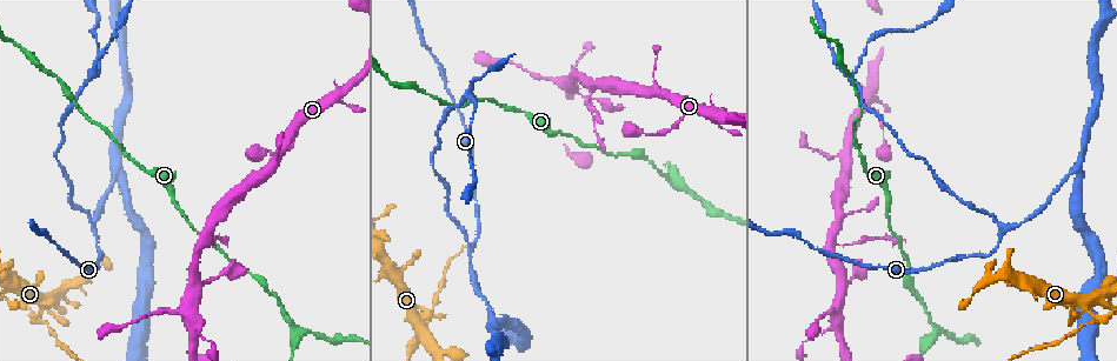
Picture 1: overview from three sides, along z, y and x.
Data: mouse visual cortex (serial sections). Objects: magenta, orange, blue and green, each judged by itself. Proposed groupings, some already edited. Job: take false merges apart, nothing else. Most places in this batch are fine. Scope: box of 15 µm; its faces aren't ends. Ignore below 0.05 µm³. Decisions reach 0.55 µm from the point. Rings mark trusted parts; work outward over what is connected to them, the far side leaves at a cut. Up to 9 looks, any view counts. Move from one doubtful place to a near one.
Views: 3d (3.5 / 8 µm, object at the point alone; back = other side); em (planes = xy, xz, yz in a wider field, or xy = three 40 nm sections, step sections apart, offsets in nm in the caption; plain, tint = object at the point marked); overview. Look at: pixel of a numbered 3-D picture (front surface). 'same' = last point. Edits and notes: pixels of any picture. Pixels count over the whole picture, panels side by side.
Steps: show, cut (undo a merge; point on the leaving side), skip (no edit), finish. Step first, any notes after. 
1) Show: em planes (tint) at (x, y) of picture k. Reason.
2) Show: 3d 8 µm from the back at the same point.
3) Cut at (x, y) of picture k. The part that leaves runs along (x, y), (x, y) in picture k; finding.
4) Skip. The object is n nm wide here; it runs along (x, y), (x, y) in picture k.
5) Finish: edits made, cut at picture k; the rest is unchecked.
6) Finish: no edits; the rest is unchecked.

Show: 3d 8 µm at (93, 230) of picture 1. Branch point.

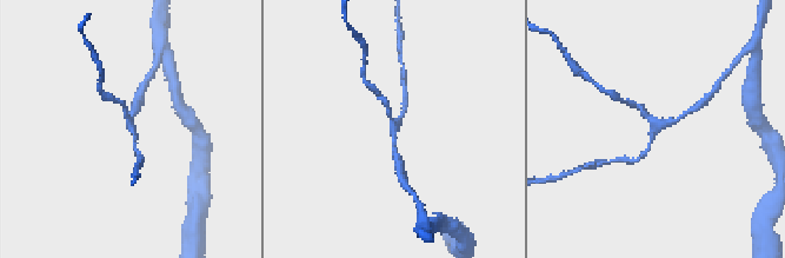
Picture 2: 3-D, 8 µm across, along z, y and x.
Show: 3d 3.5 µm at (657, 131) of picture 2.

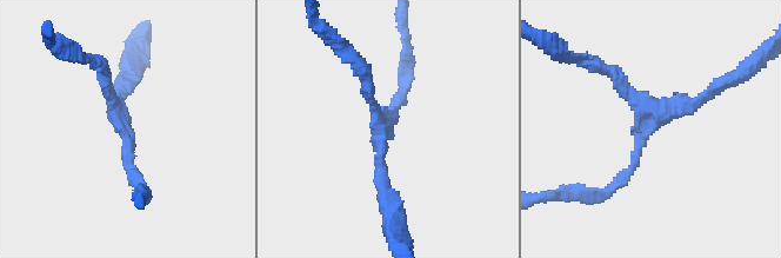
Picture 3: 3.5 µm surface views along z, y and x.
Skip. The arms are 150, 150, 200 nm wide; it runs along (614, 187), (651, 123), (716, 86) in picture 3; all the same cell.

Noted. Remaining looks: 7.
Show: 3d 3.5 µm at (417, 341) of picture 1. Three arms meet.

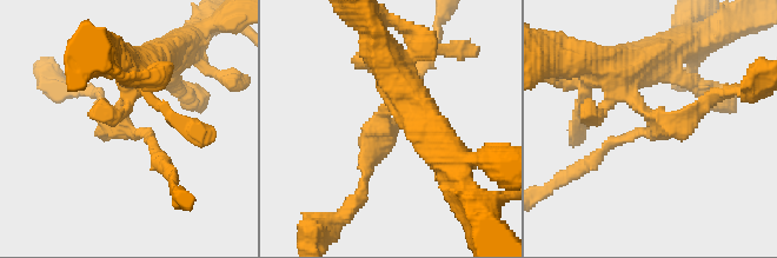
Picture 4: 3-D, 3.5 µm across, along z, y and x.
Show: em xy step 1 (tint) at (123, 121) of picture 4. 3 arms meet here; the arms are 150, 150, 450 nm wide; shape alone is not enough.

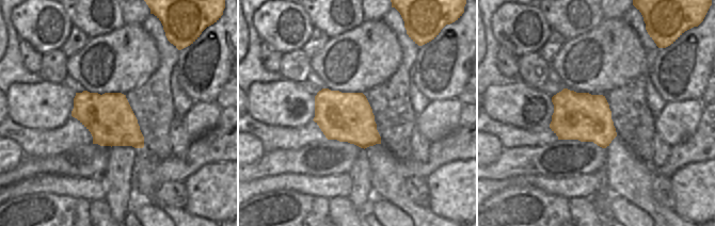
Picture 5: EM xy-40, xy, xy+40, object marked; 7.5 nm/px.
Show: em xy step 5 (tint) at the same point. Another direction.

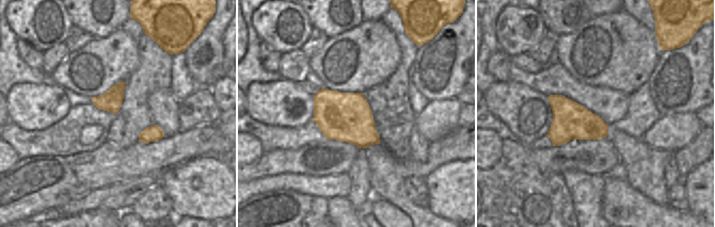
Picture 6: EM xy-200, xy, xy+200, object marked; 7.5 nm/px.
Cut at (612, 140) of picture 4. Two cells meet here.

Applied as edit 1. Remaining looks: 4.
Show: overview. Redraw.

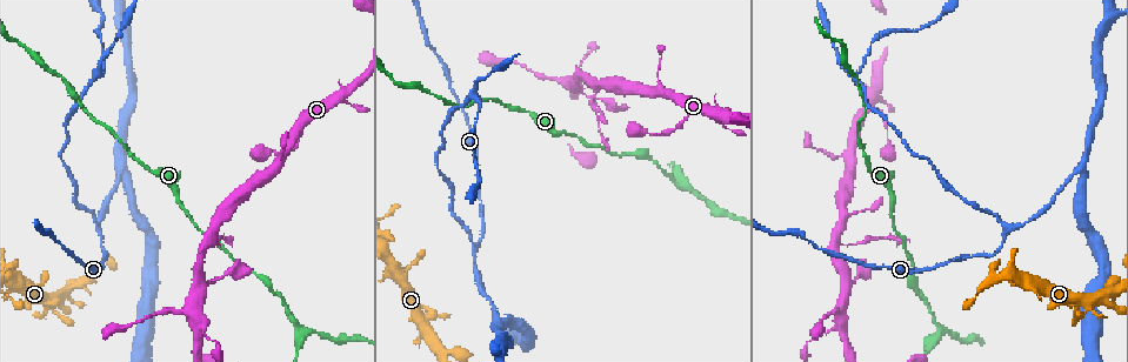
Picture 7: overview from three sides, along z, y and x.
Show: 3d 8 µm at (671, 177) of picture 7. Arms part here.

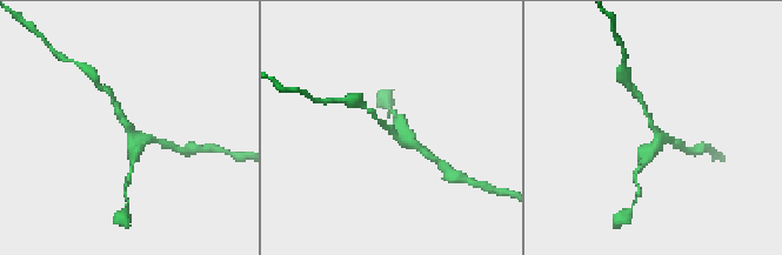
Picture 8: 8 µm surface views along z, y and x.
Show: 3d 3.5 µm at (389, 133) of picture 8.

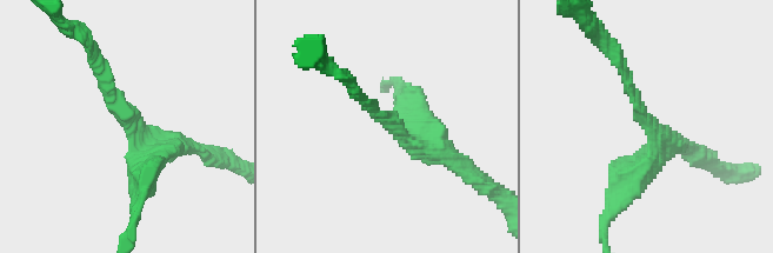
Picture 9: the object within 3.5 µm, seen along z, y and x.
Show: em xy step 1 (tint) at (388, 126) of picture 9. Shape alone is not enough.

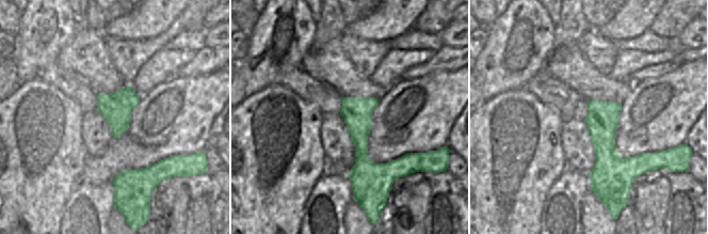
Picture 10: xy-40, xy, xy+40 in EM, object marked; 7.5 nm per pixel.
Skip. Continuous, no second cell.

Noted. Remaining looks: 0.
Finish: edits made, cut at picture 4; the rest is unchecked.

